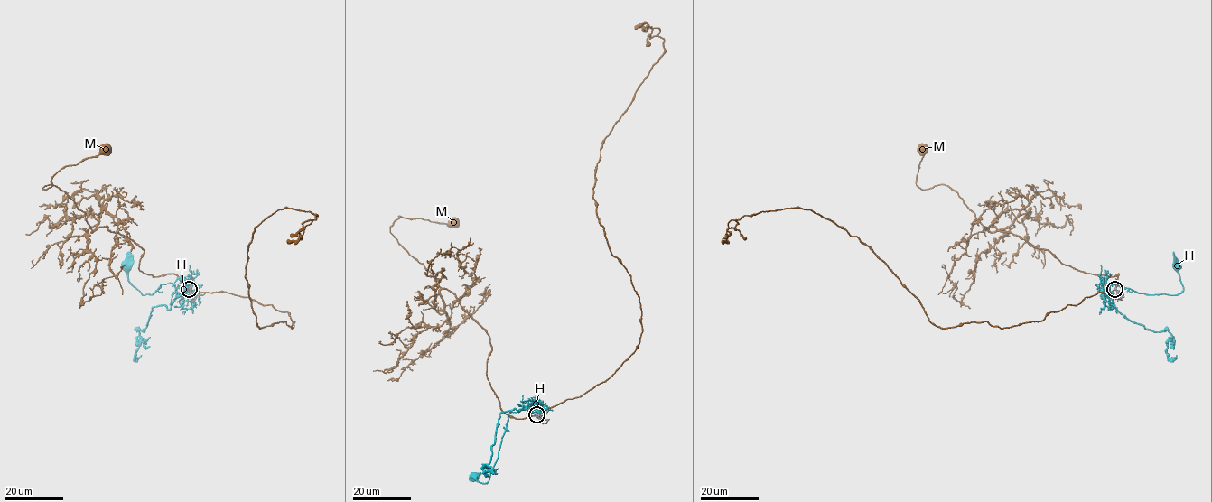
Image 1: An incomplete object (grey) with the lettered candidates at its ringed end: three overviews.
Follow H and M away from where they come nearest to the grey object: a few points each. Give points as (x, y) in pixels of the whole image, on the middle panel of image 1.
H: (536, 414), (528, 406), (511, 412), (489, 478), (486, 483), (480, 483), (476, 477), (478, 473)
M: (536, 413), (521, 418), (501, 410), (486, 373), (489, 336), (390, 231), (399, 216), (454, 223)

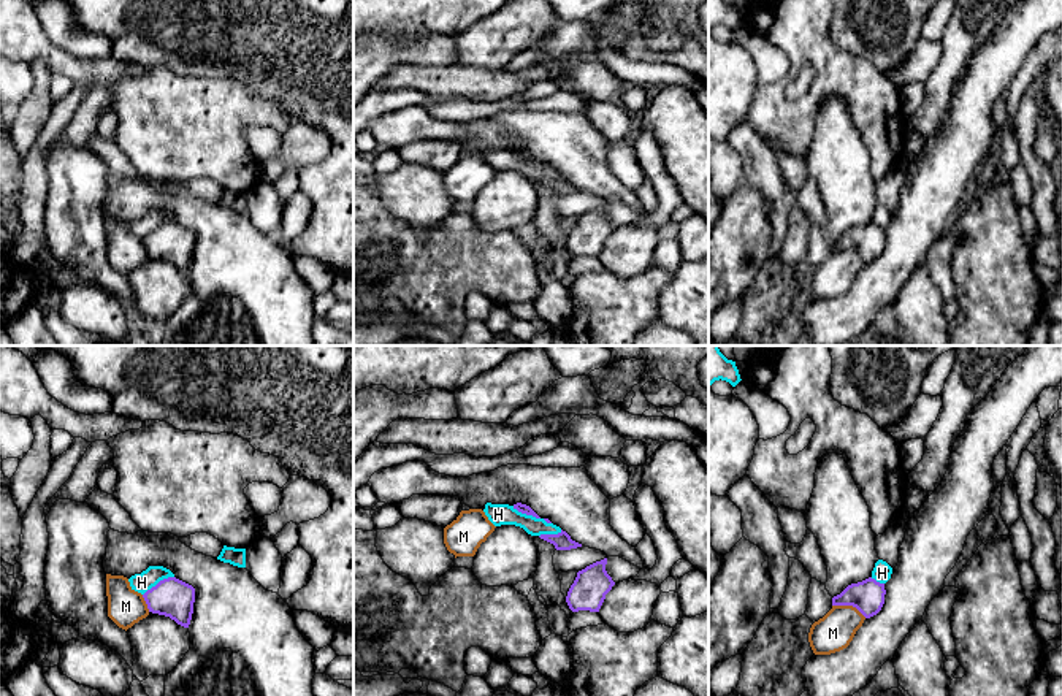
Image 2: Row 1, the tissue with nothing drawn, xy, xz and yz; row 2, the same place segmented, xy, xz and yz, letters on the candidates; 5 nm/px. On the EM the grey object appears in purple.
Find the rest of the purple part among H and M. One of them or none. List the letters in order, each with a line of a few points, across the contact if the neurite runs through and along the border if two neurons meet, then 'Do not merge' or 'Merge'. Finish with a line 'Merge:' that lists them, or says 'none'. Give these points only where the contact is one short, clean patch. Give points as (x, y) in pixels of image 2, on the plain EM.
H: Line: xy (173, 221), (160, 224), (143, 240). Do not merge
M: Line: yz (832, 249), (851, 249), (866, 262). Do not merge
Merge: none

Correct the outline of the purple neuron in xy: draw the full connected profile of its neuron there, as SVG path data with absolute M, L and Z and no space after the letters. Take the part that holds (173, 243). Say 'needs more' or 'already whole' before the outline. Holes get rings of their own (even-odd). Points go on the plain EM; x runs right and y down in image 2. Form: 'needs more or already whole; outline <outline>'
already whole; outline M176 222L160 225L155 231L143 239L149 257L170 262L178 270L189 273L195 233Z

